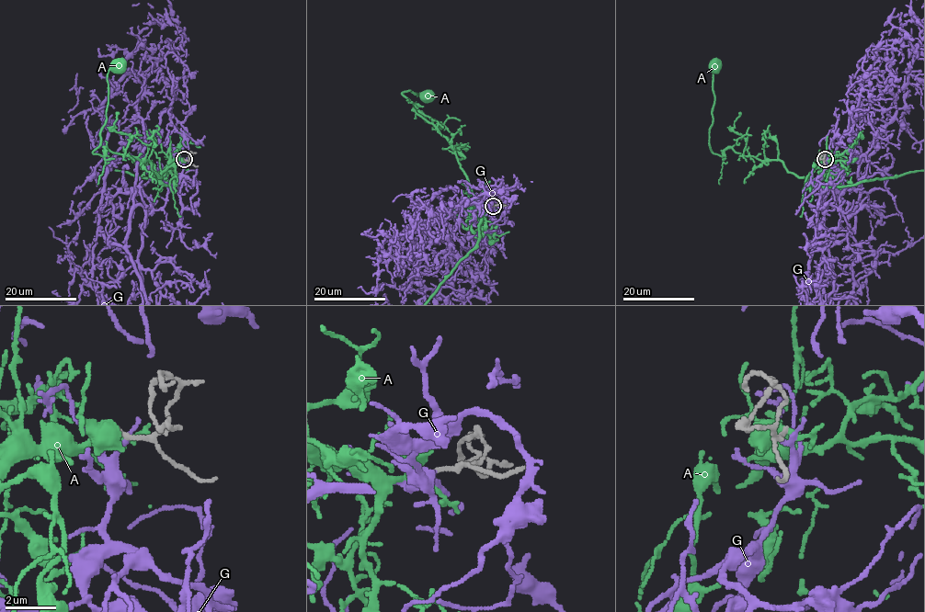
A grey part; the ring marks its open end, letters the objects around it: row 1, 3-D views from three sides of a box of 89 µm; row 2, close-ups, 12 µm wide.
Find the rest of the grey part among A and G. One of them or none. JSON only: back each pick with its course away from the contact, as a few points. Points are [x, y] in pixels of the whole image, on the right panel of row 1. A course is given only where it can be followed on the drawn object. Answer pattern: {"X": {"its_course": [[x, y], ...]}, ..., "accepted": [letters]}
{"accepted": []}

